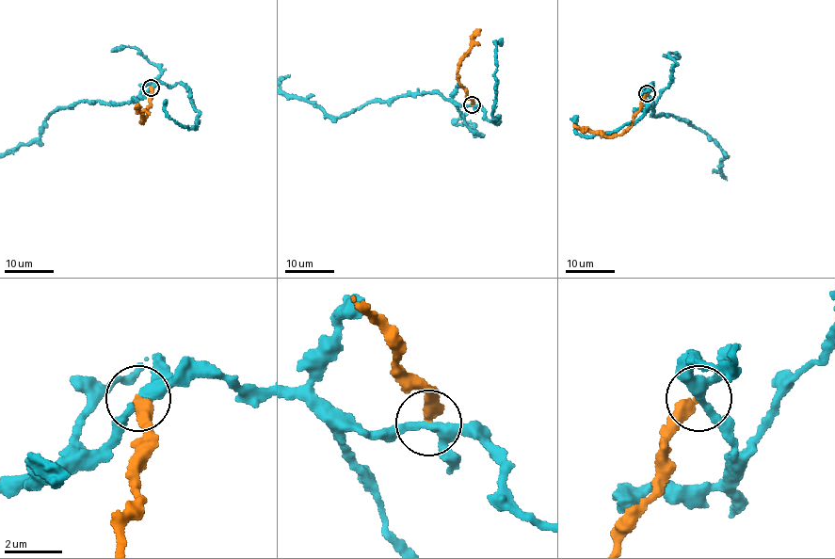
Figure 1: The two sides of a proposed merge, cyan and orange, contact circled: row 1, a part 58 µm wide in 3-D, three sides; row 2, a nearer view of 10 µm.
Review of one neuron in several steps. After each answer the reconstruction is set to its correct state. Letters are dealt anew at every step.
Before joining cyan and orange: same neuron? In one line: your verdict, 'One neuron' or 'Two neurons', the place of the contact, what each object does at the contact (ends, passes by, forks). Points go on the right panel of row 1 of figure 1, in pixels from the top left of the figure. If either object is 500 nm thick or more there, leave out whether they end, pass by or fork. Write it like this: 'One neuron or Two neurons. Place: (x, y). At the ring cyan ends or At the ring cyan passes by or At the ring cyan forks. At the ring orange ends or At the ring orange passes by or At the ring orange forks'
Two neurons. Place: (647, 93). At the ring cyan forks. At the ring orange ends

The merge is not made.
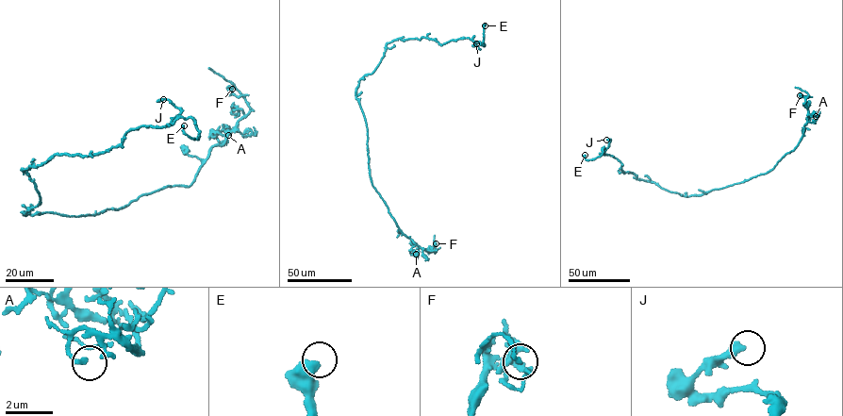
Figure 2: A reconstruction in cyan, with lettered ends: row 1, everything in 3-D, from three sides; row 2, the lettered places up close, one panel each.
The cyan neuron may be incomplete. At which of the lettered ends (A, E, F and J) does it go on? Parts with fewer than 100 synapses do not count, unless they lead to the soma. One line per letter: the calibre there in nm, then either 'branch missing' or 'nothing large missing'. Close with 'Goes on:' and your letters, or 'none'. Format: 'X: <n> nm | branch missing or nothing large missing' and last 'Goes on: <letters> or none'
A: 170 nm | nothing large missing
E: 480 nm | nothing large missing
F: 150 nm | nothing large missing
J: 400 nm | nothing large missing
Goes on: none

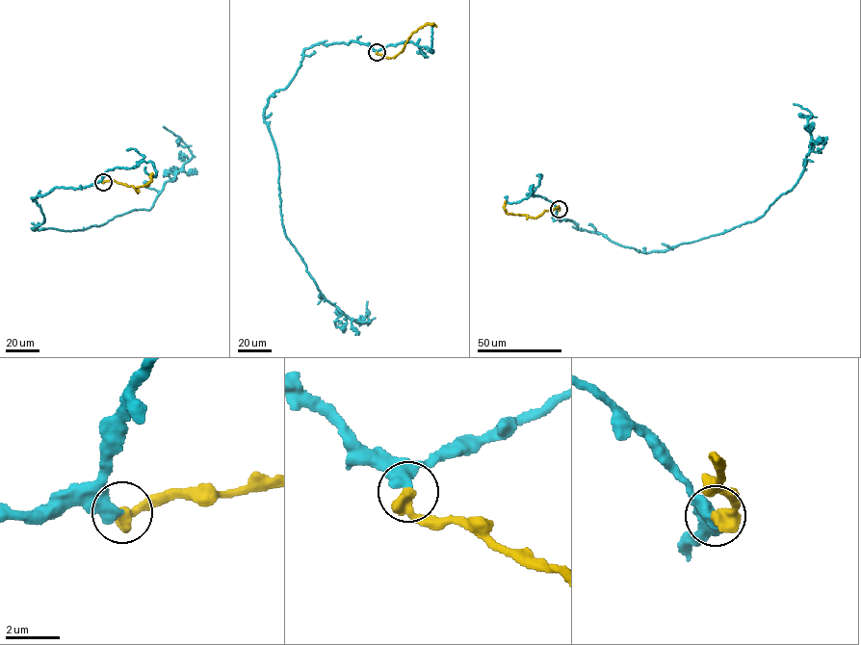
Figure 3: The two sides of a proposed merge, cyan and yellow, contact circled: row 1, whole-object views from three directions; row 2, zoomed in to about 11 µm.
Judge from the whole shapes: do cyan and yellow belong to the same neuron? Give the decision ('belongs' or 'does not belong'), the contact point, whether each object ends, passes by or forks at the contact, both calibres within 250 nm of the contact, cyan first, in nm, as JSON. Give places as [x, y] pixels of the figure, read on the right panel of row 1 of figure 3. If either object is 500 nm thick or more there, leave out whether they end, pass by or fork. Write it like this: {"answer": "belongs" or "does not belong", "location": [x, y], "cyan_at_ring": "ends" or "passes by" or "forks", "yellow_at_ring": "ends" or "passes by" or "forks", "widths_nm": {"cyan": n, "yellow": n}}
{"answer": "belongs", "location": [559, 209], "widths_nm": {"cyan": 480, "yellow": 550}}

